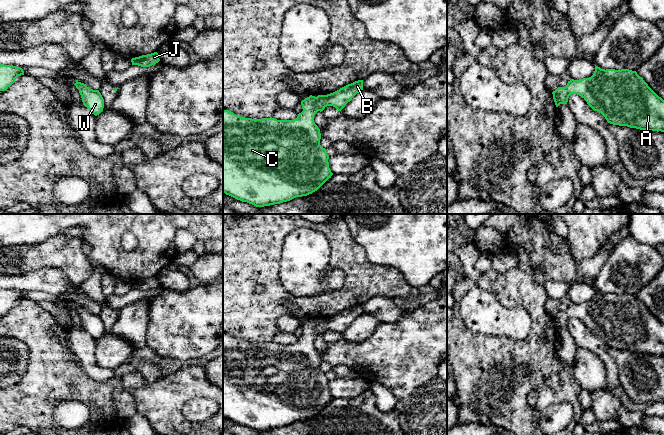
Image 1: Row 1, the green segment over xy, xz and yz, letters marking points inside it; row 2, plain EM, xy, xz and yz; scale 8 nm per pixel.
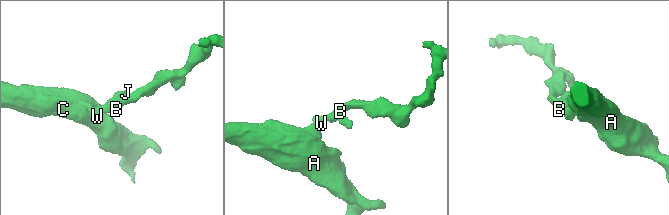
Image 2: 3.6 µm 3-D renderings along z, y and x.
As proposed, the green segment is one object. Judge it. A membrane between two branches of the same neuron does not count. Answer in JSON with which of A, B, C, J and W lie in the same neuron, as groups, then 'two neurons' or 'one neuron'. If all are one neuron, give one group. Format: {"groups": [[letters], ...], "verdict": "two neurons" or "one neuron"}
{"groups": [["A", "B", "C", "J", "W"]], "verdict": "one neuron"}

